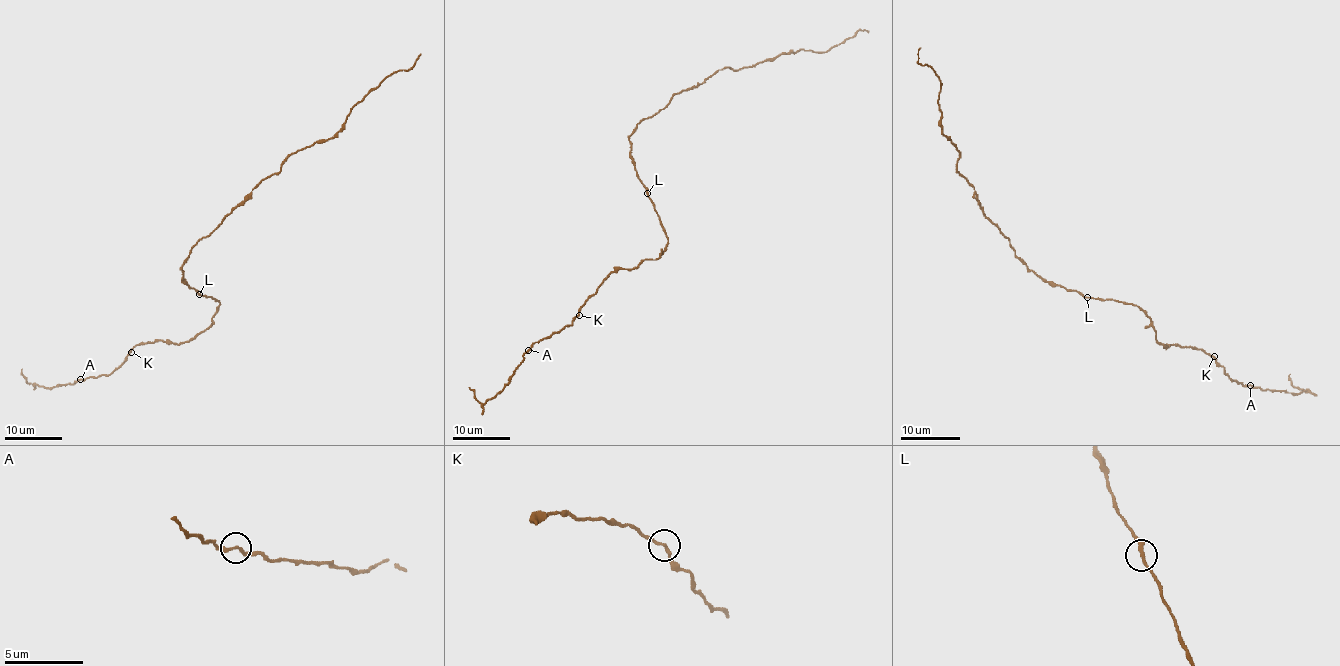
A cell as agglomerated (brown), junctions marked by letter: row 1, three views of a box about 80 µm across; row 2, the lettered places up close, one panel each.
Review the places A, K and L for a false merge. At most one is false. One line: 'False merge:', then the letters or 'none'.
False merge: none

